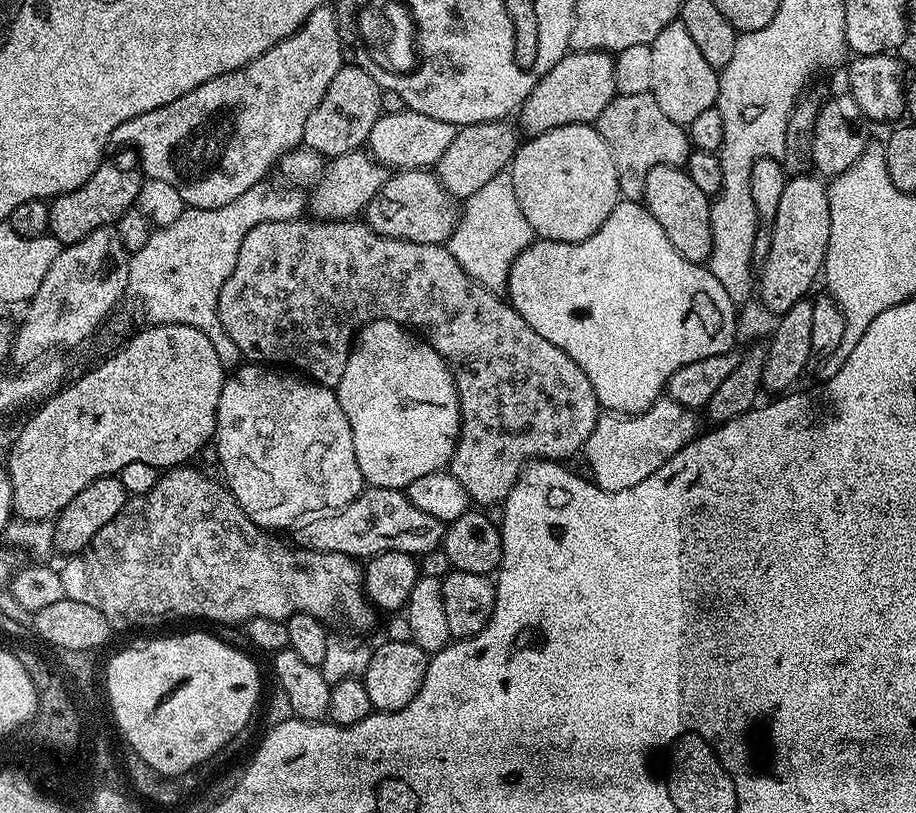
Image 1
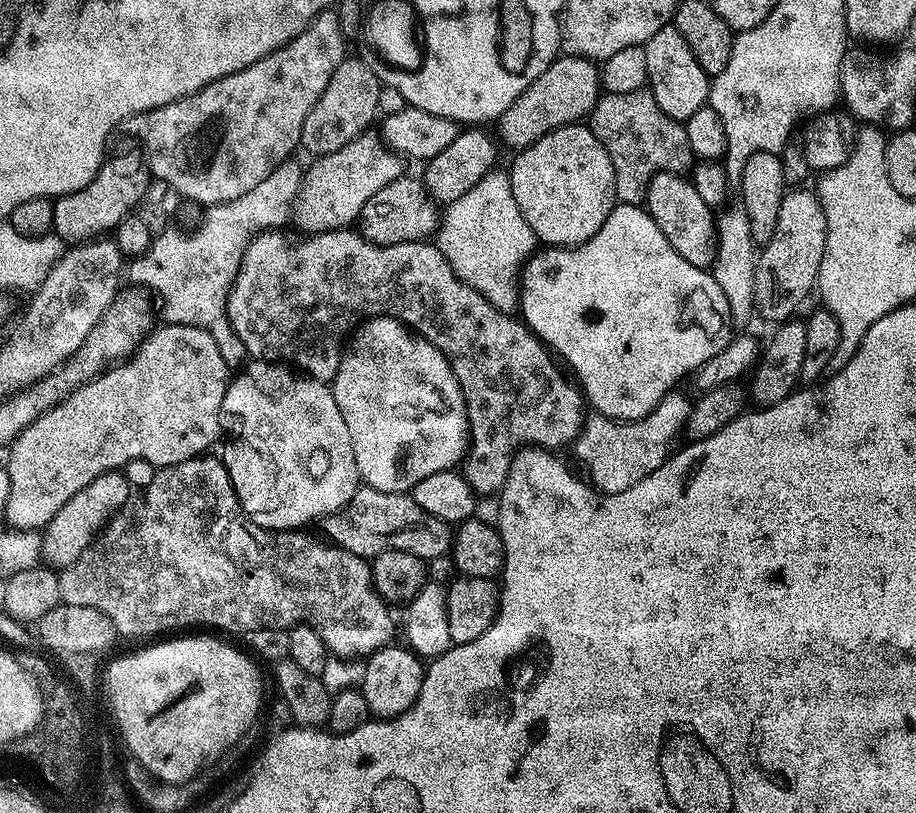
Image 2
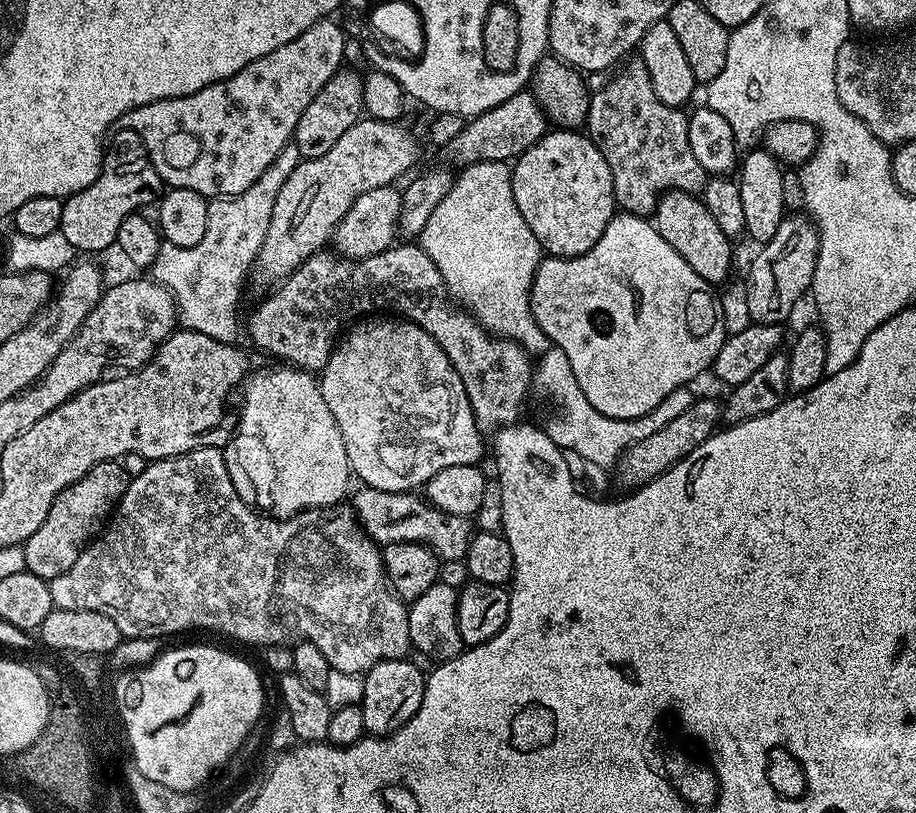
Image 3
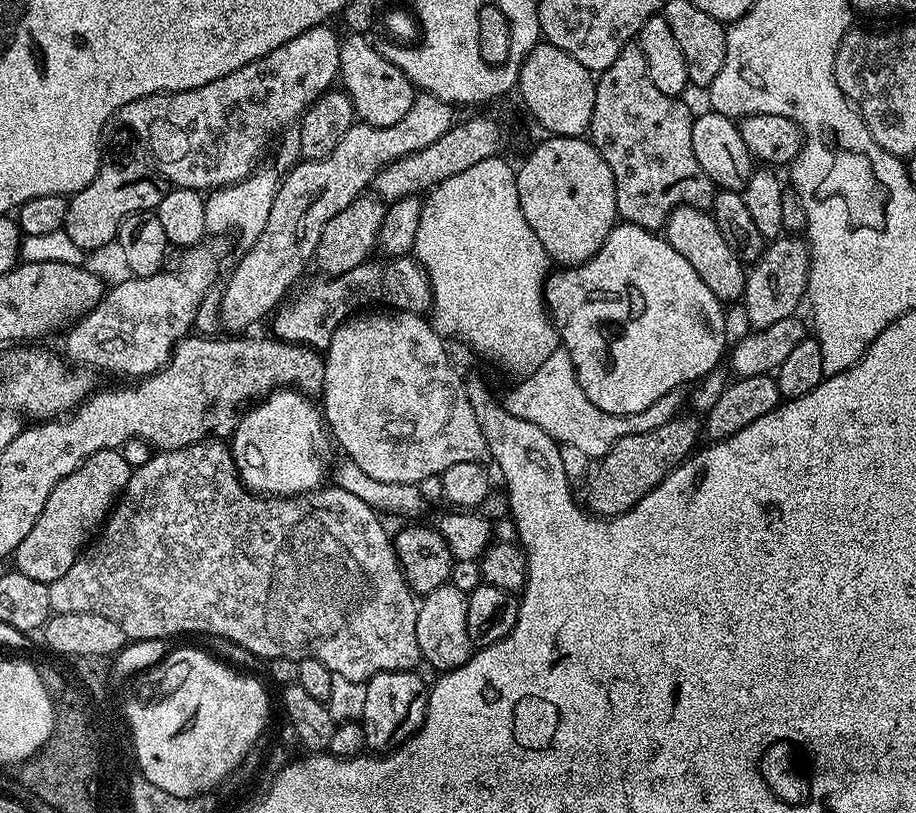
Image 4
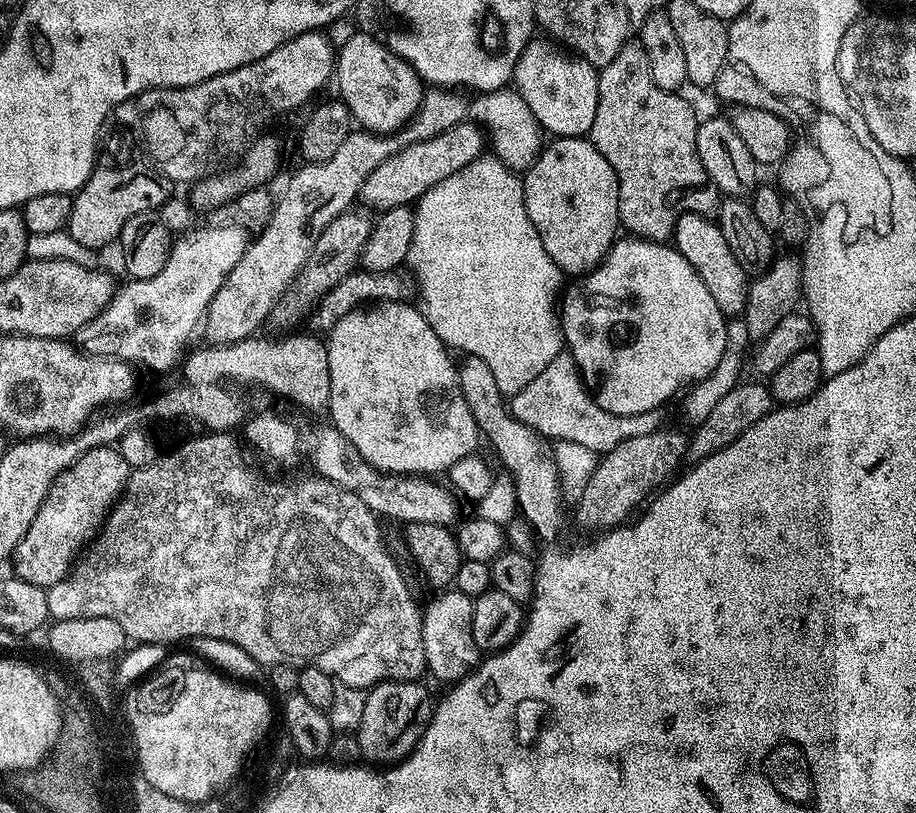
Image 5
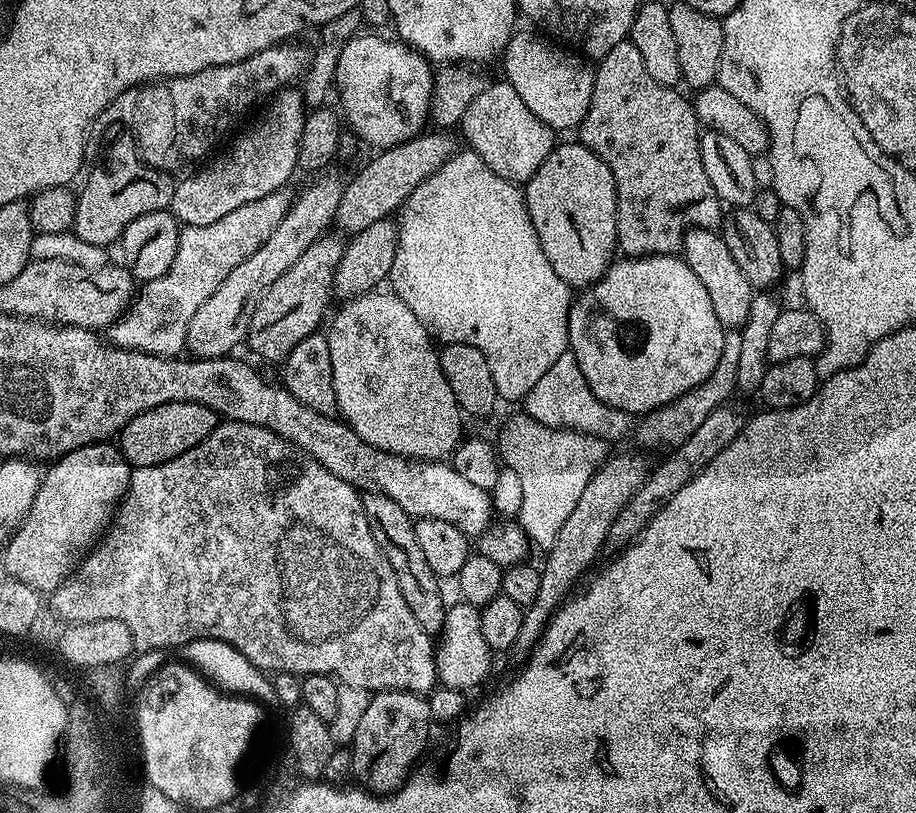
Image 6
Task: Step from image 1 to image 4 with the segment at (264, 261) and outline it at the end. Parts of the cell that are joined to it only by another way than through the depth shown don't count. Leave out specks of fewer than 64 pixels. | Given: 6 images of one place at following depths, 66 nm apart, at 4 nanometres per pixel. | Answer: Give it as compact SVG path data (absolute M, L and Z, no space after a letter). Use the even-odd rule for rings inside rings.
M411 255L406 256L397 256L391 262L384 262L388 264L372 264L373 262L365 262L363 264L359 264L358 266L354 266L354 270L346 270L346 274L338 274L337 276L330 276L324 279L321 279L321 284L312 284L308 289L305 290L304 296L300 296L296 301L293 302L292 305L289 306L288 312L284 312L285 310L280 310L275 313L274 319L276 321L273 322L272 328L274 331L275 339L284 340L287 344L304 344L308 348L314 348L317 350L327 349L328 344L331 342L331 336L334 334L337 327L342 324L349 317L354 317L361 310L371 309L373 306L371 304L382 304L378 306L383 306L388 310L399 310L402 312L415 312L419 314L424 314L429 311L432 307L432 287L430 286L430 282L428 281L428 273L425 272L424 267L418 263L415 258Z

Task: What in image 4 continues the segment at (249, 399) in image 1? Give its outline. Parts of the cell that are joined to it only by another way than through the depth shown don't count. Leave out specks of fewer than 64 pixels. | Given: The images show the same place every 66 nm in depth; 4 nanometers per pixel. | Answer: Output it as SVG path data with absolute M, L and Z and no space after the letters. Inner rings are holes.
M291 388L269 391L256 403L260 402L241 418L230 439L240 481L249 492L264 498L315 493L325 483L324 464L320 461L320 447L324 444L324 432L326 434L323 411Z

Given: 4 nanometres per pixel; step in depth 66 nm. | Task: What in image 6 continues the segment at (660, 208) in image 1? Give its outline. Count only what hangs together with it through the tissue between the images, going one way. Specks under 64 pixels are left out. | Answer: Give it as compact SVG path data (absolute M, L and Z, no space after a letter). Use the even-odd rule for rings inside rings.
M689 227L683 239L682 258L686 266L698 274L698 282L706 286L706 294L710 294L710 303L714 305L714 314L718 314L721 326L725 330L743 328L746 314L750 314L754 289L750 278L746 278L738 262L734 262L734 254L730 254L730 246L726 246L723 235L711 228Z

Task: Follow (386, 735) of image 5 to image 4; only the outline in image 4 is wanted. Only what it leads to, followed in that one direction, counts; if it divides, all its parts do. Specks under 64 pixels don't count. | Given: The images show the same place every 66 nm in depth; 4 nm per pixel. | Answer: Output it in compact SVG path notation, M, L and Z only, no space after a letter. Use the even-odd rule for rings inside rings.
M419 671L379 672L368 679L366 690L366 710L362 727L365 745L373 753L387 754L393 748L406 743L420 728L428 709L429 685L419 676Z

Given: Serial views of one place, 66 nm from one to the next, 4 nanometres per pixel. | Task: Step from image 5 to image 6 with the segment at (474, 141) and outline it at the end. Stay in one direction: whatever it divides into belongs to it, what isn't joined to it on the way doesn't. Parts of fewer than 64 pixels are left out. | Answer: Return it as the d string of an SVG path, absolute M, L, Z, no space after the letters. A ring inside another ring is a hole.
M428 130L415 136L413 140L377 151L376 157L349 184L347 181L343 185L344 193L338 202L335 227L340 227L341 233L355 234L366 230L366 226L371 226L373 222L389 219L393 213L403 208L404 203L408 201L408 195L427 176L434 174L434 170L441 168L456 155L458 145L452 135L448 130Z

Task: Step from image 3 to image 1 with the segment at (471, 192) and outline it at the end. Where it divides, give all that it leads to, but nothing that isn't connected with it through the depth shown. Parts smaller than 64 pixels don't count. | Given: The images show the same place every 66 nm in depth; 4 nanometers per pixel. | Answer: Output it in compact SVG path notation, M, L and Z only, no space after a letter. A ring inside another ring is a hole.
M501 174L490 178L486 186L463 201L452 237L446 242L448 253L483 288L500 294L508 287L508 275L512 264L532 244L534 233L522 206L518 206L518 197L514 194L514 182L511 175Z

